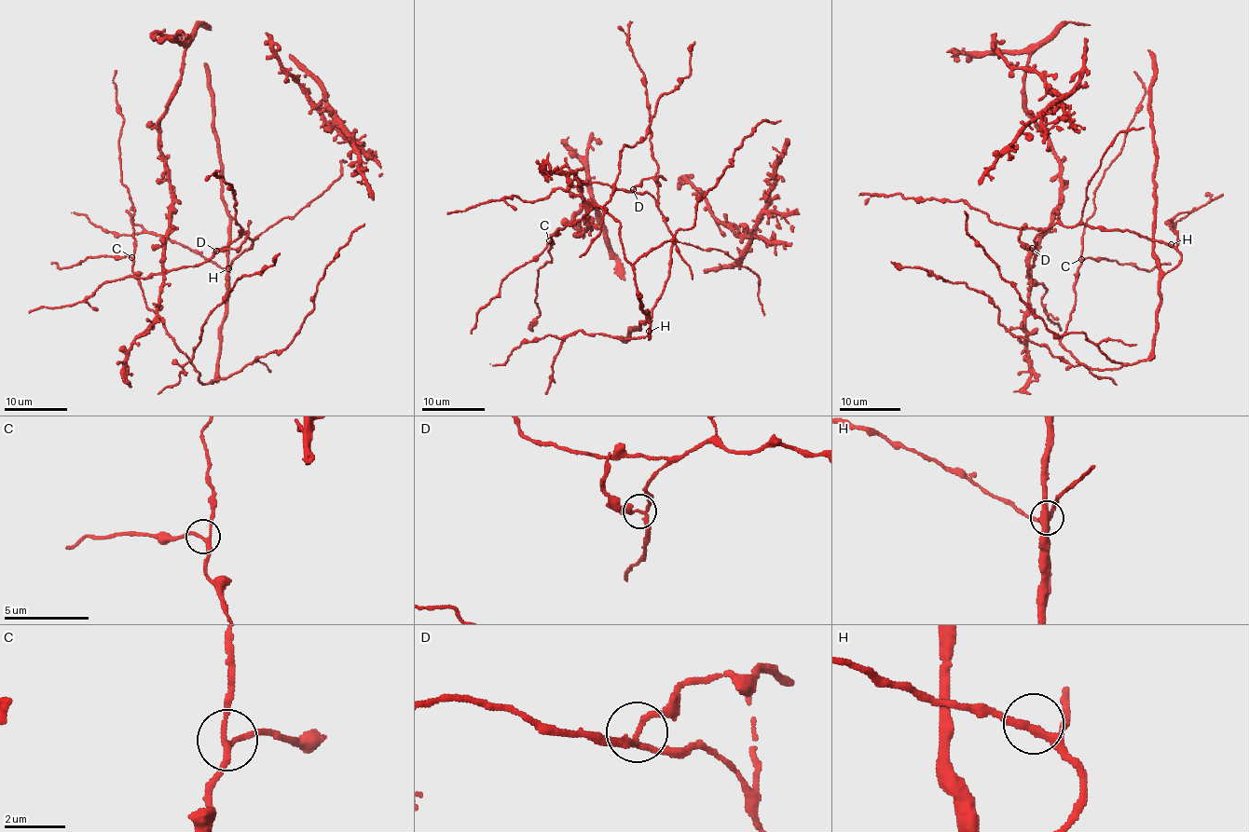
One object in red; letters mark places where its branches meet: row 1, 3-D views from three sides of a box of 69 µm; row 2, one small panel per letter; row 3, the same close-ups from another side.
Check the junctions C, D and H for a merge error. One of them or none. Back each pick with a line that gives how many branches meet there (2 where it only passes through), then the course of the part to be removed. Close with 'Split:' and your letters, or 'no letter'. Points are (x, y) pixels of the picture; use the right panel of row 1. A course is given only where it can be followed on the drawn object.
D: Branches: 3. Course of the part to remove: (1033, 248), (1021, 244), (1021, 226)
Split: D

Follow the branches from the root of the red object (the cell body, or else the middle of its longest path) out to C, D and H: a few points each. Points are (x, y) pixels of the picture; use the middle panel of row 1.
C: (640, 306), (634, 266), (624, 256), (619, 224), (603, 209), (594, 207), (582, 219), (559, 228), (549, 240)
D: (640, 306), (648, 313), (649, 338), (651, 310), (669, 276), (673, 236), (650, 194), (633, 189)
H: (640, 306), (643, 312), (648, 313), (649, 331)

